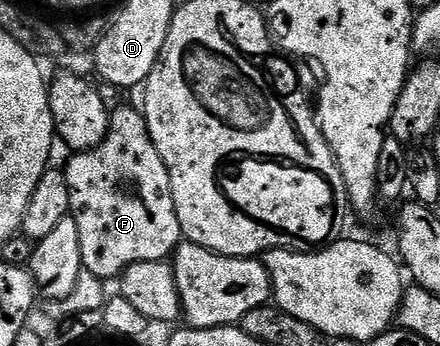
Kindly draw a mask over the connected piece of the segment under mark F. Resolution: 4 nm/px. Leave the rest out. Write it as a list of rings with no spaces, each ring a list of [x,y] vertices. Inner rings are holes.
[[[139,108],[111,110],[108,134],[98,147],[87,153],[76,153],[64,169],[66,181],[72,191],[71,216],[76,218],[81,239],[83,268],[89,269],[101,279],[119,278],[134,263],[168,261],[181,244],[182,234],[174,207],[174,195],[170,187],[170,175],[162,155],[150,139],[146,119]]]

